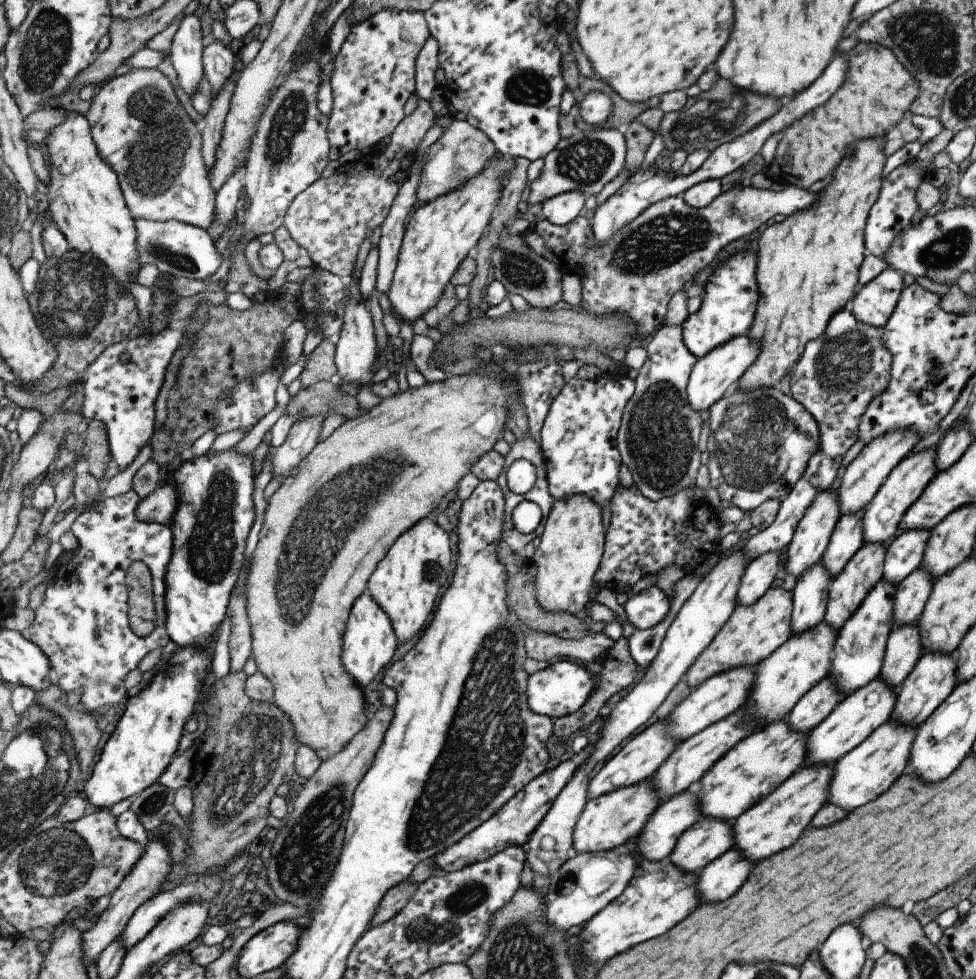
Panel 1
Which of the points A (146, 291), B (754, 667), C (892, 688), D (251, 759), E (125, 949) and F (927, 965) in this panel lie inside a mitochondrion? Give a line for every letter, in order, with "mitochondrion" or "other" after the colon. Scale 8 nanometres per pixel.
A: other
B: other
C: other
D: mitochondrion
E: other
F: mitochondrion

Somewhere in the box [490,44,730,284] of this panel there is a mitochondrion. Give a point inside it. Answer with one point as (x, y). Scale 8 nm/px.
(652, 248)

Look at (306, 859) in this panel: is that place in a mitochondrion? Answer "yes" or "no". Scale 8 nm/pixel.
yes

